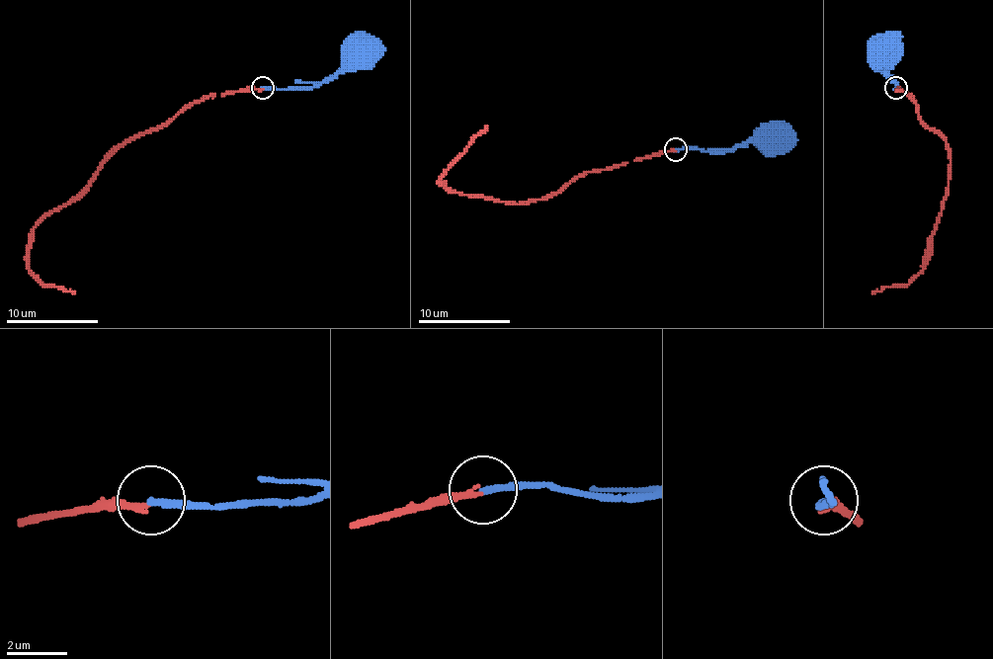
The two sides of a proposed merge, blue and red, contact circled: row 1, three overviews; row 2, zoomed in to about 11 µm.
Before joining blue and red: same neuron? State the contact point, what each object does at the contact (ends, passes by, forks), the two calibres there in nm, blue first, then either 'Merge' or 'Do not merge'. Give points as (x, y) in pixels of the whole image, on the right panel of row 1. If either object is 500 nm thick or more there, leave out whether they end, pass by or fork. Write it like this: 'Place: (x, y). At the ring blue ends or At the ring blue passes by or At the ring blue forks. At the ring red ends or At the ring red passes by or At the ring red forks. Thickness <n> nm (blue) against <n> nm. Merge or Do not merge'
Place: (896, 87). At the ring blue ends. At the ring red ends. Thickness 240 nm (blue) against 190 nm. Do not merge

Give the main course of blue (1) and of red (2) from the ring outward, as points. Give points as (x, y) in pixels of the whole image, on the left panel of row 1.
1: (263, 87), (318, 87), (369, 57), (373, 50), (367, 50)
2: (263, 89), (204, 96), (125, 142), (75, 197), (49, 213), (31, 234), (29, 268), (44, 285), (75, 293)

